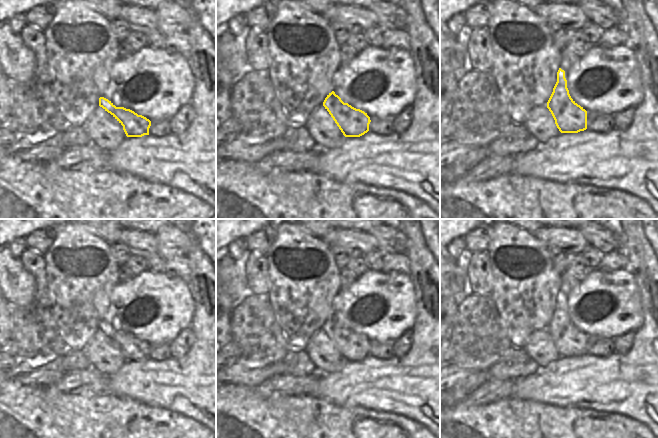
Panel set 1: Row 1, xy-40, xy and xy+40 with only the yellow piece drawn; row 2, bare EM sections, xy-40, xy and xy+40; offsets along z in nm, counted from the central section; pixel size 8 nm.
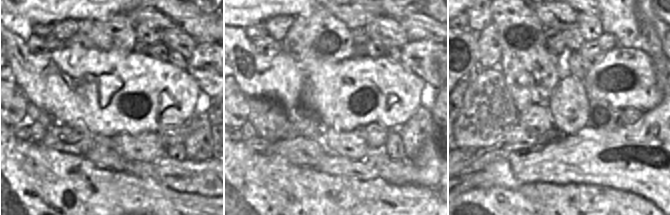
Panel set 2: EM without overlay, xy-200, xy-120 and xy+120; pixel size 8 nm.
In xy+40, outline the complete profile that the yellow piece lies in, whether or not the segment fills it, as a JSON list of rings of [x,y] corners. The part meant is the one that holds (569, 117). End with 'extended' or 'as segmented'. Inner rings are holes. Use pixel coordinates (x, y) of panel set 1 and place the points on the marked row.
[[[561,68],[557,72],[557,82],[547,108],[561,133],[578,133],[587,129],[587,111],[571,98],[565,71]]] | as segmented

